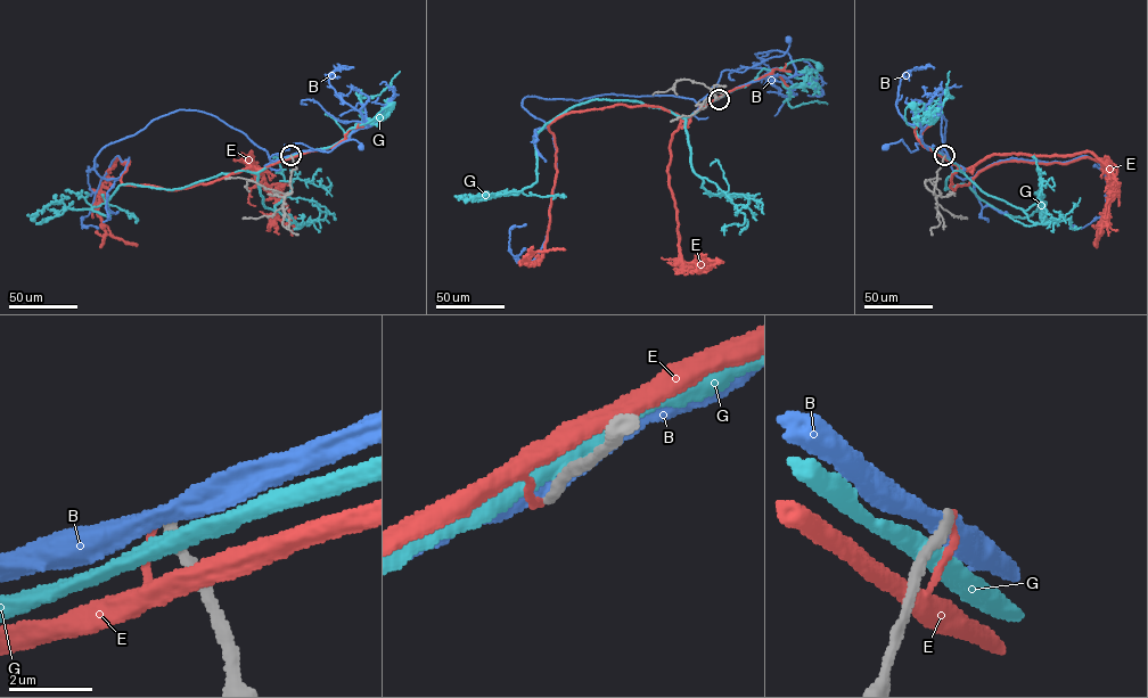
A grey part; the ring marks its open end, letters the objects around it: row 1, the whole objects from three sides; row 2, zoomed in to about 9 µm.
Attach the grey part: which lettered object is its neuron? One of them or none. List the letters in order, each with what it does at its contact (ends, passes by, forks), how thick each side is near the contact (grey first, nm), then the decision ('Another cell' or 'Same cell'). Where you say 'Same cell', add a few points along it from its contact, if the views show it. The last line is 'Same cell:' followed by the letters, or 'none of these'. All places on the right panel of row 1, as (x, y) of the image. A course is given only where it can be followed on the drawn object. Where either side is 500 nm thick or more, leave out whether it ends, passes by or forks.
B: It passes by. Thickness 300 nm (grey) against 480 nm. Another cell
E: It ends there. Thickness 280 nm (grey) against 170 nm. Another cell
G: It passes by. Thickness 380 nm (grey) against 460 nm. Another cell
Same cell: none of these

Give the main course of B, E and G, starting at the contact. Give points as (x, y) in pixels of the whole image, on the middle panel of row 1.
B: (719, 99), (697, 104), (715, 89), (723, 71), (741, 72), (782, 56), (788, 39)
E: (718, 99), (685, 120), (620, 105), (549, 123), (556, 170), (549, 223), (542, 256), (525, 260), (565, 249)
G: (719, 98), (795, 60), (809, 59), (819, 67)

